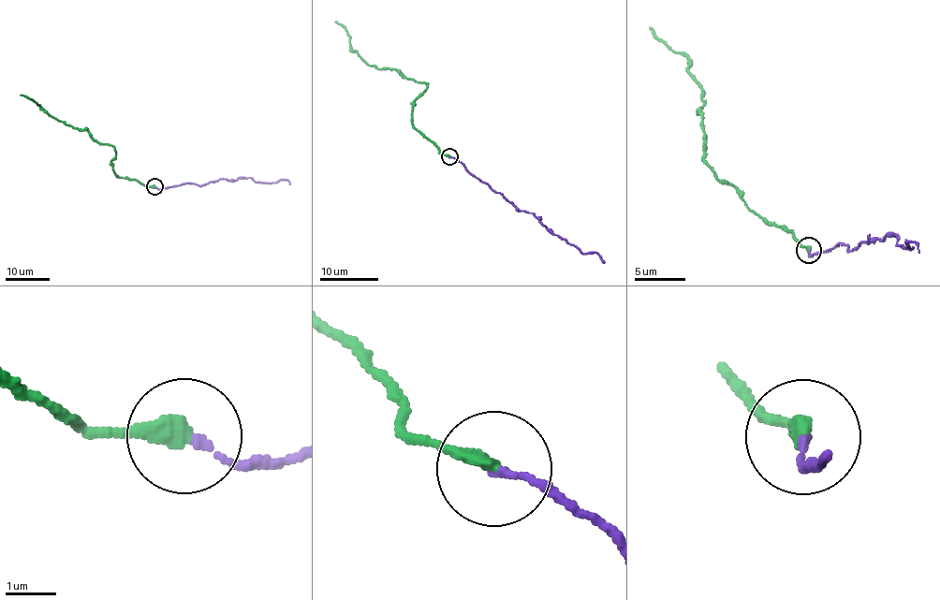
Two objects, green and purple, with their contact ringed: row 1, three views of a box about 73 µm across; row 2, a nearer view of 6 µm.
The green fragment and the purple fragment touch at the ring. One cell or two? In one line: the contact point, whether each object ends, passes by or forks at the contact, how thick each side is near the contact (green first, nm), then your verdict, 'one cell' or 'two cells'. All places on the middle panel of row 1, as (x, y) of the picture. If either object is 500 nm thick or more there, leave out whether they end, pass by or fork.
at (449, 156); green ends there; purple ends there; 340 nm thick on the green side, 130 nm on the other; two cells

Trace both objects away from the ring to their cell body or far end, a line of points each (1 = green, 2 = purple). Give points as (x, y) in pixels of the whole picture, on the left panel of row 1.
1: (154, 186), (117, 176), (110, 162), (115, 156), (114, 148), (98, 143), (85, 129), (56, 119), (20, 95)
2: (154, 186), (161, 188), (192, 182), (201, 186), (217, 181), (245, 178), (271, 183), (286, 180), (289, 184)

